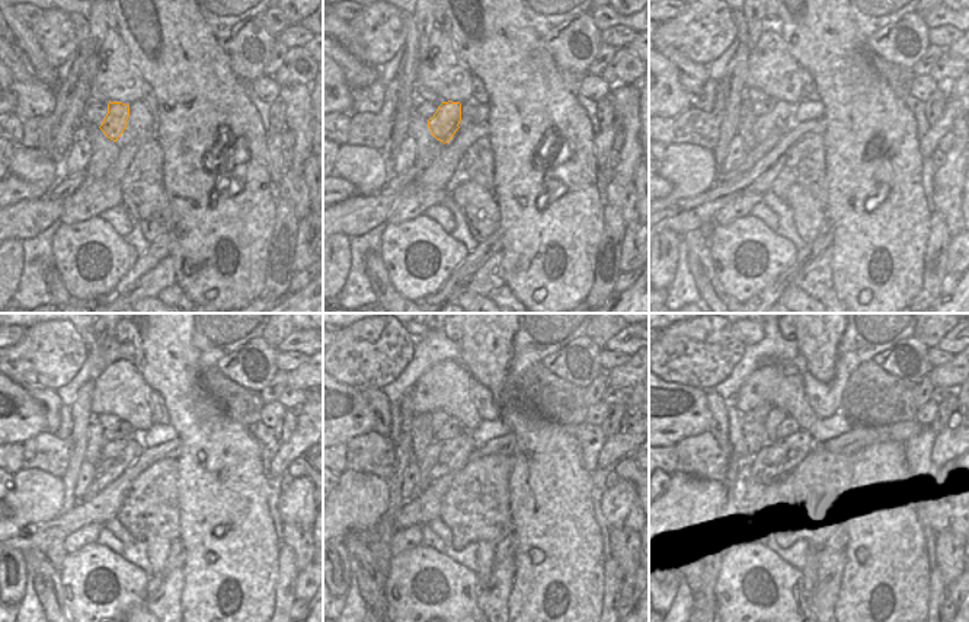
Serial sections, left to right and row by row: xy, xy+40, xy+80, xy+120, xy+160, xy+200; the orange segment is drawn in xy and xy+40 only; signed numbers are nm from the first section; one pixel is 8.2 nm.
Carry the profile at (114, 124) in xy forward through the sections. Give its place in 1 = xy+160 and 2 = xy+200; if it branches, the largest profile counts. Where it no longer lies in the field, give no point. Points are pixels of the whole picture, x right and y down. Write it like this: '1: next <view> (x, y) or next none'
1: next xy+160 (431, 456)
2: next xy+200 (755, 488)

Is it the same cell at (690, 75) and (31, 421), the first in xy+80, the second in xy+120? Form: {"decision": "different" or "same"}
{"decision": "different"}

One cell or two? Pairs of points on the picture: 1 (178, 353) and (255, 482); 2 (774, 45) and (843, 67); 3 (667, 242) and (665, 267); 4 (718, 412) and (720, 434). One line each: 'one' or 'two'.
1: one
2: two
3: one
4: one

